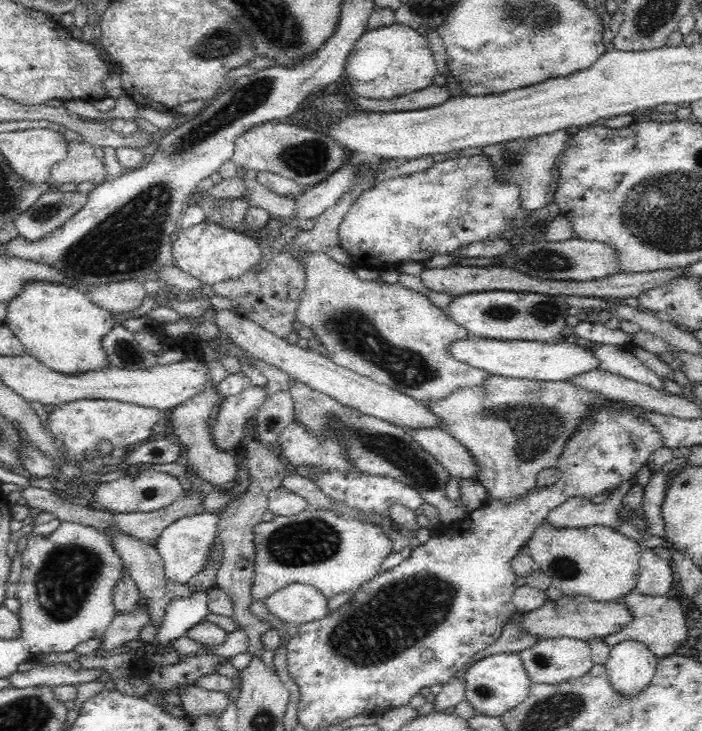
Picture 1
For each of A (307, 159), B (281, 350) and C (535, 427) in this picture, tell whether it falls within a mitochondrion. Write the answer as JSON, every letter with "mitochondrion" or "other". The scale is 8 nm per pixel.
{"A":"mitochondrion","B":"other","C":"mitochondrion"}

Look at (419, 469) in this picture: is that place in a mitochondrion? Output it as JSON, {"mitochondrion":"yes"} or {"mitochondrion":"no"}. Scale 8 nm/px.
{"mitochondrion":"yes"}

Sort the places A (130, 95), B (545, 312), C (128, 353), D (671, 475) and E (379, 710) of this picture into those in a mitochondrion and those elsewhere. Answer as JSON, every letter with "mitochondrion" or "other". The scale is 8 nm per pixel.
{"A":"other","B":"mitochondrion","C":"mitochondrion","D":"other","E":"other"}

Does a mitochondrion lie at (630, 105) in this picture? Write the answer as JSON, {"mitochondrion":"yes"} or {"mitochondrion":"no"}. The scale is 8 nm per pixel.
{"mitochondrion":"no"}

